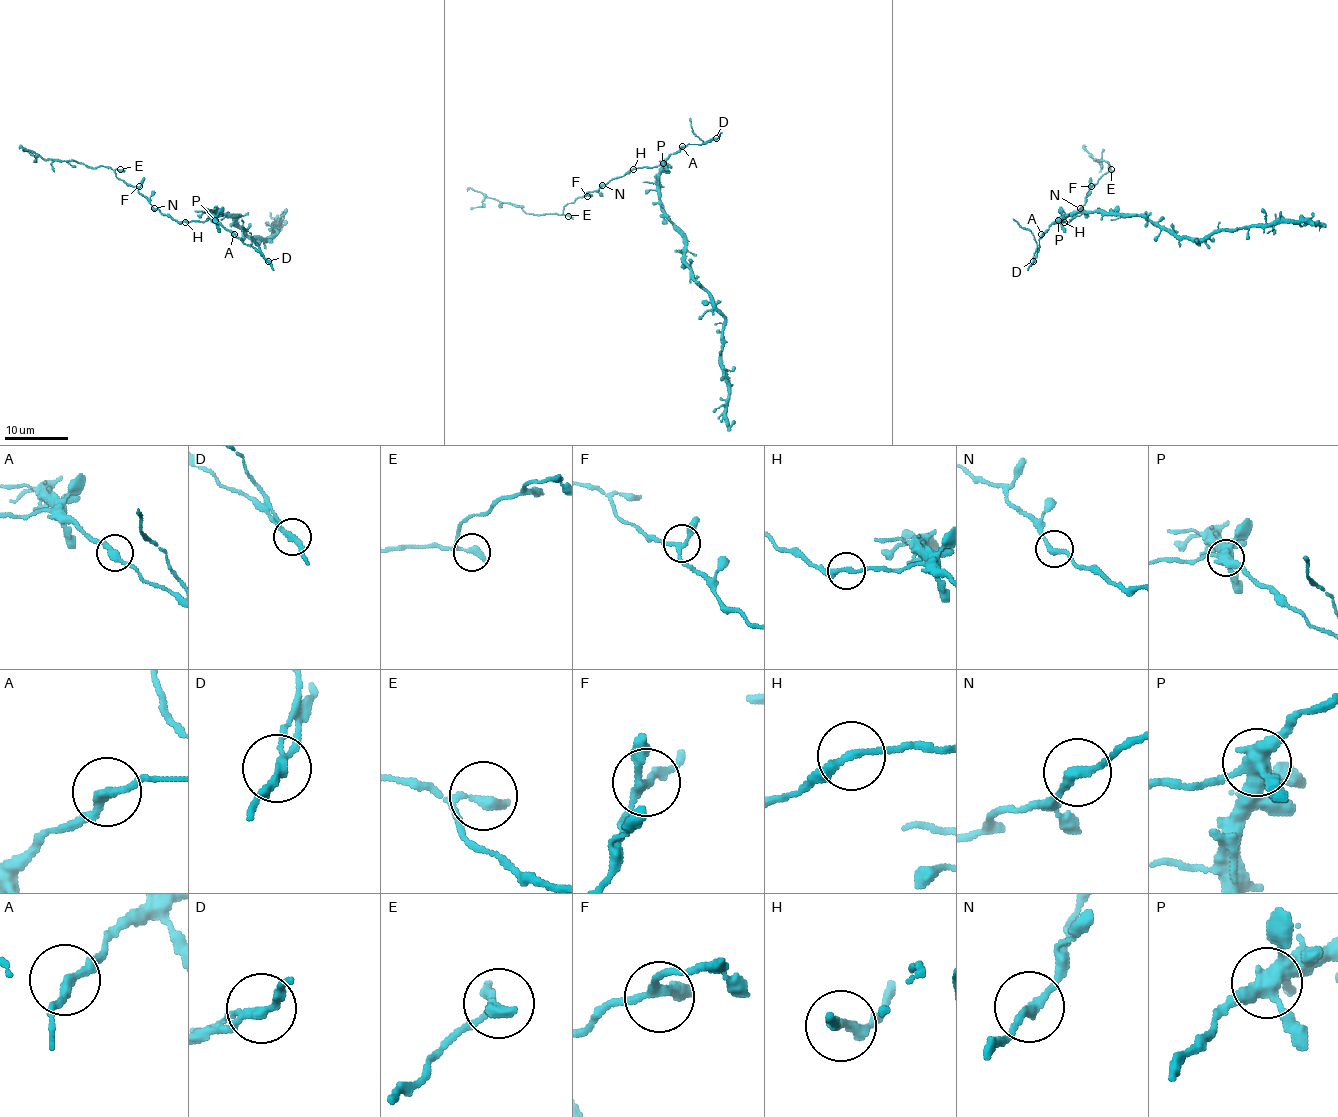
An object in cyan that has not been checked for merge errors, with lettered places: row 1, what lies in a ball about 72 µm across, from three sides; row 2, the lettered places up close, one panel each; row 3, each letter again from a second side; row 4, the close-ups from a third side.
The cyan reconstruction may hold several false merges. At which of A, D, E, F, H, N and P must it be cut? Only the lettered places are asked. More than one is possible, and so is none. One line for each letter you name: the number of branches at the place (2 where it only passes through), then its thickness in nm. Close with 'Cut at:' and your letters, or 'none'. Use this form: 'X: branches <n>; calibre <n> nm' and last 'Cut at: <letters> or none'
D: branches 2; calibre 260 nm
P: branches 5; calibre 460 nm
Cut at: D, P

